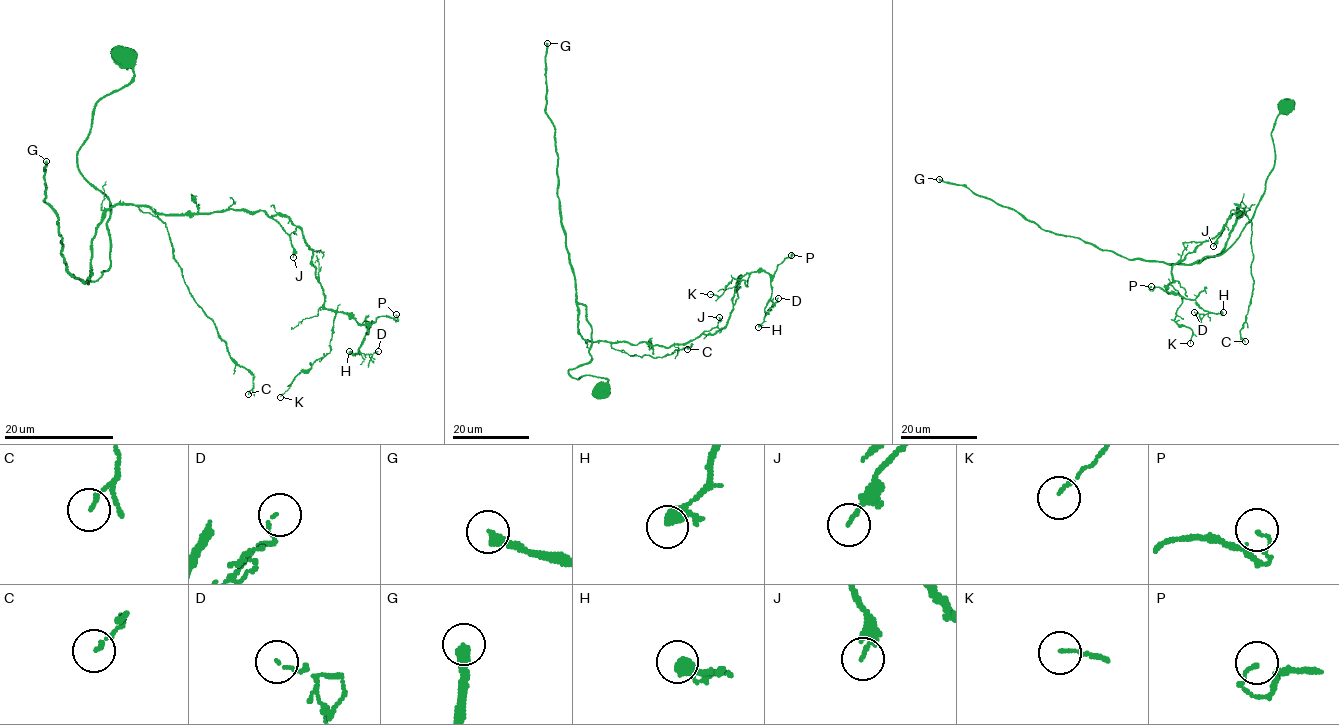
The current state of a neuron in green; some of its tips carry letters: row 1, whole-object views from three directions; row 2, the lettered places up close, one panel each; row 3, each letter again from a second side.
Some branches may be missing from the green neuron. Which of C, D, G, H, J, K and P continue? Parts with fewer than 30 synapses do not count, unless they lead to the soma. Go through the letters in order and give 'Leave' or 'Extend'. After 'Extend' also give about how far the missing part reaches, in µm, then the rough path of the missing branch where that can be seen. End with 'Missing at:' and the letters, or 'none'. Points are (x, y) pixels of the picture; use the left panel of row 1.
C: Leave
D: Leave
G: Extend. Missing length about 140 µm
H: Leave
J: Leave
K: Leave
P: Leave
Missing at: G

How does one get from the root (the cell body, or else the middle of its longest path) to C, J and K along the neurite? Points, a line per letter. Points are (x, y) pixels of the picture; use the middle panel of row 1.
C: (599, 389), (603, 377), (569, 373), (591, 359), (592, 327), (578, 304), (585, 340), (641, 357), (687, 349)
J: (599, 389), (603, 377), (569, 373), (591, 359), (578, 304), (578, 332), (593, 342), (686, 344), (719, 317)
K: (599, 389), (569, 373), (591, 359), (578, 304), (585, 340), (670, 347), (721, 330), (749, 274), (710, 294)

